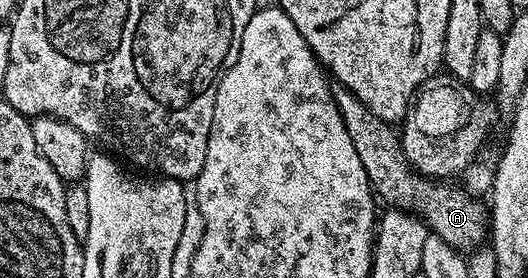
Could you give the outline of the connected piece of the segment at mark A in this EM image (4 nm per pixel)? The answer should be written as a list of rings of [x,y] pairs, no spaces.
[[[335,84],[334,102],[340,111],[340,119],[344,119],[344,127],[348,127],[348,135],[356,146],[356,155],[360,155],[360,163],[364,163],[364,171],[370,180],[370,188],[379,198],[387,202],[387,206],[405,209],[426,222],[426,228],[431,234],[453,249],[459,251],[474,251],[487,240],[488,237],[488,209],[482,205],[475,194],[465,188],[457,189],[454,183],[443,183],[438,179],[423,177],[414,172],[406,161],[402,150],[402,138],[399,130],[393,124],[382,121],[364,105],[352,91],[343,85]]]

